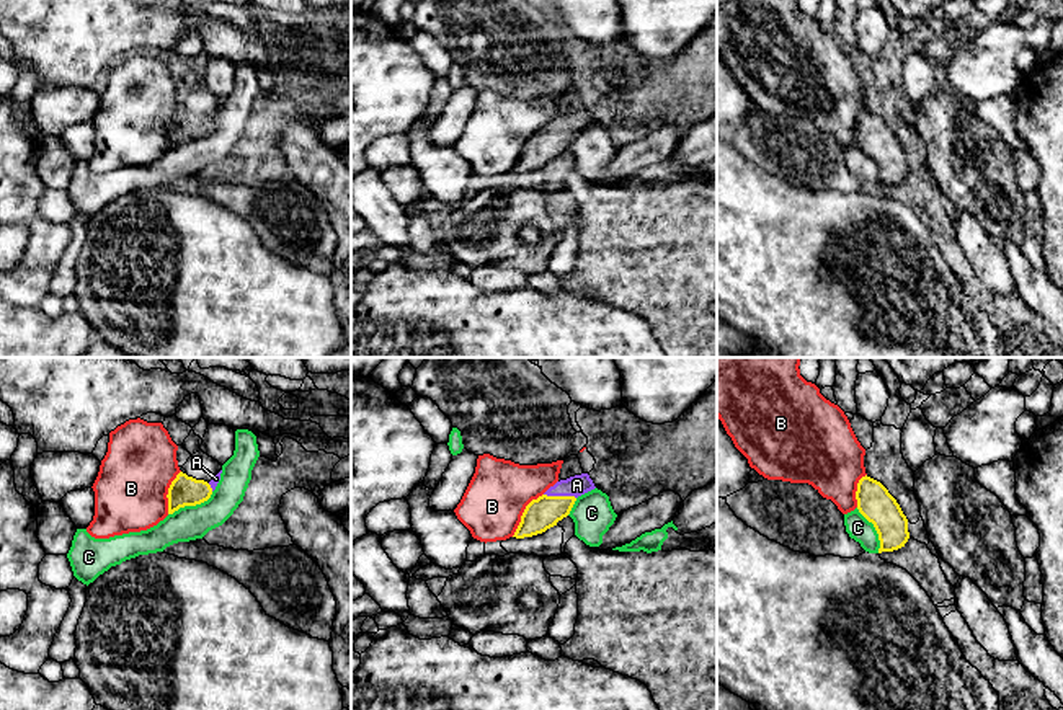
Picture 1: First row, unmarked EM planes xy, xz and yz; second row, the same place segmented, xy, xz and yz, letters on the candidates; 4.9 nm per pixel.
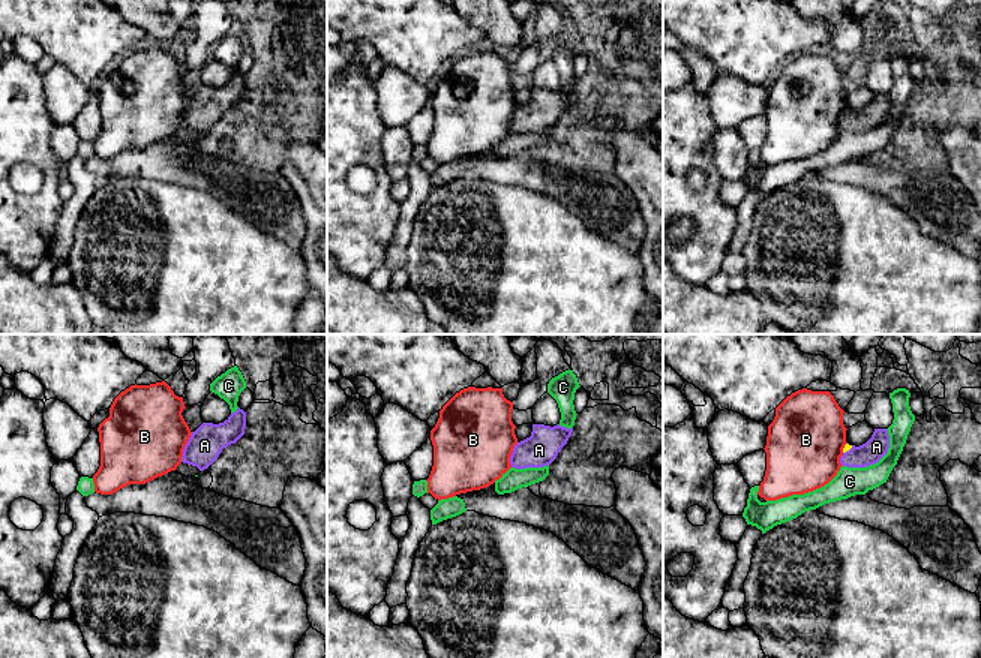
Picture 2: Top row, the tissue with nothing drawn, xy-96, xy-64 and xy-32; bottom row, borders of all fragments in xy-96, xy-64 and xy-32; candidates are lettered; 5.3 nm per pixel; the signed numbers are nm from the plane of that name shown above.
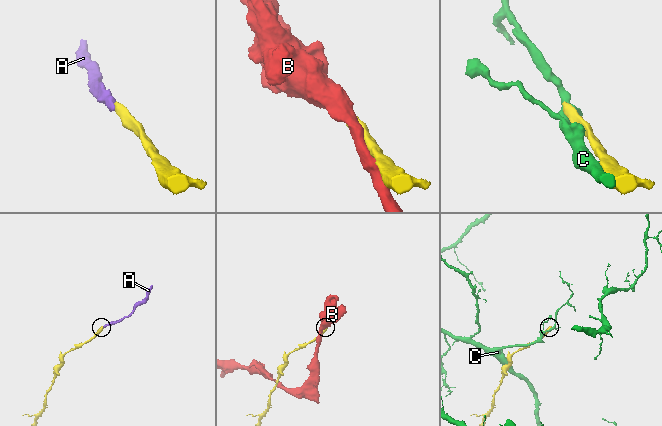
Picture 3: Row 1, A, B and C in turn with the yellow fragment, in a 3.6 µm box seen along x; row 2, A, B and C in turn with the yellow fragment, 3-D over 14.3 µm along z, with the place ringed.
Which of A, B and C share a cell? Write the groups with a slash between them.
A / B / C

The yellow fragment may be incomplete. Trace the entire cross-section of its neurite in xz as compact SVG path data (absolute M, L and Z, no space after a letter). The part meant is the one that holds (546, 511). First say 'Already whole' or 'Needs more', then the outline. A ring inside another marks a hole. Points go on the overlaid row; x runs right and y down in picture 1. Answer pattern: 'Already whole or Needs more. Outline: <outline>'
Needs more. Outline: M588 473L557 481L542 496L526 506L513 537L532 537L557 526L558 521L570 514L576 498L594 488Z

